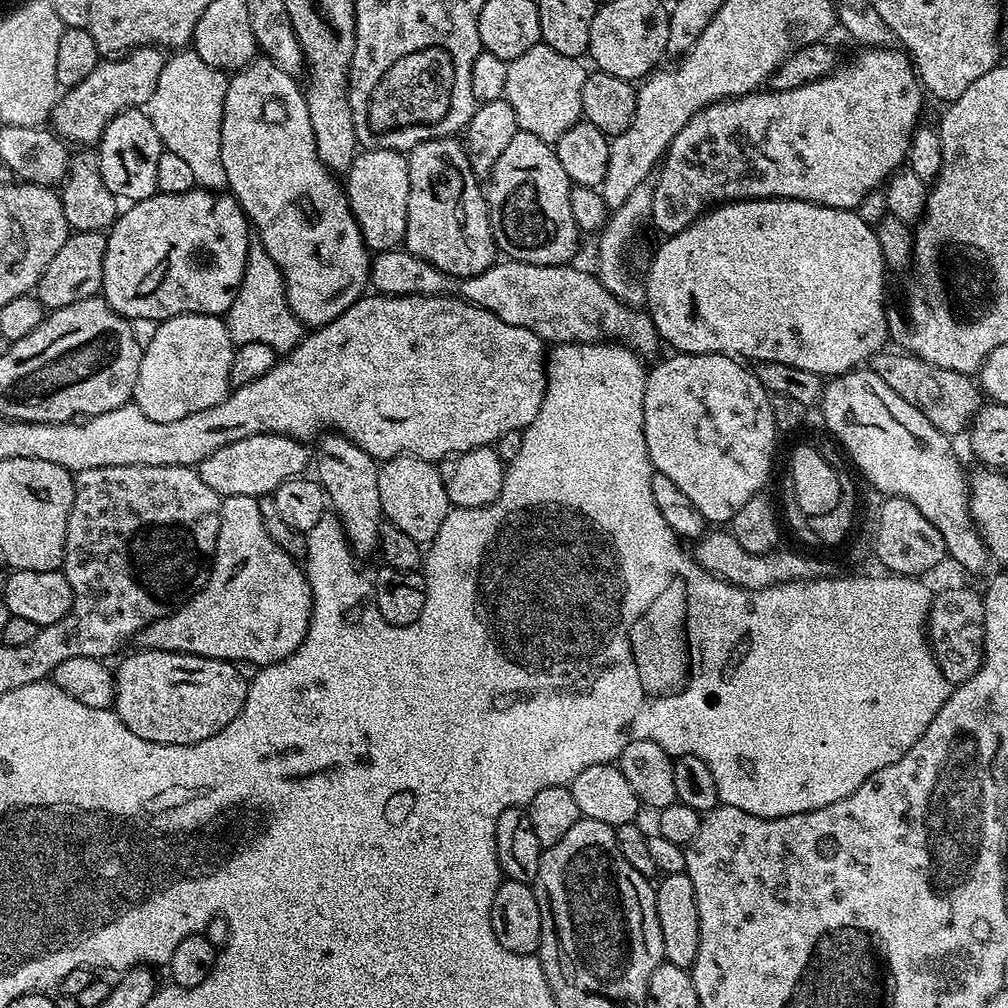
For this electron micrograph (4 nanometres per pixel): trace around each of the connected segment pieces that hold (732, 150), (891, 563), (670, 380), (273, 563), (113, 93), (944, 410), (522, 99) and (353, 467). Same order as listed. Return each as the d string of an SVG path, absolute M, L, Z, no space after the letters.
M864 48L856 56L856 61L853 64L841 63L828 76L823 76L820 80L810 82L806 86L796 89L786 89L784 91L773 91L772 96L760 96L764 94L756 94L747 101L748 112L744 112L745 101L740 98L733 98L731 100L719 100L716 104L710 104L707 108L696 112L694 118L690 118L690 122L686 122L686 126L682 126L682 130L678 130L678 134L668 144L668 150L664 153L662 163L658 168L658 175L655 177L652 184L652 207L650 209L650 220L656 223L656 228L660 232L664 232L665 237L674 235L676 232L686 230L686 226L690 226L694 221L702 215L705 210L711 209L713 206L719 206L729 203L733 200L801 200L802 202L810 202L811 204L821 204L822 206L830 206L831 208L847 208L849 210L856 210L862 200L866 198L872 191L879 189L891 177L892 173L897 171L908 159L908 148L911 146L912 135L921 123L920 119L920 103L926 100L925 93L922 91L922 85L916 75L915 67L907 55L903 51L893 50L892 48Z
M890 496L885 499L880 530L874 534L874 541L876 541L874 556L876 552L881 566L884 567L881 569L897 576L915 576L920 578L925 574L926 570L933 569L946 554L942 534L938 534L938 530L934 530L934 526L930 526L929 520L919 512L918 506L914 506L914 502L906 502L906 498L901 496Z
M721 352L668 355L672 356L647 369L644 433L650 462L655 471L666 474L666 478L670 478L670 482L698 506L705 521L712 523L713 520L716 526L727 525L750 498L765 491L764 483L772 472L772 455L776 452L778 439L772 396L762 382L758 382L755 371L739 359L724 356Z
M226 496L220 502L218 542L206 586L176 611L140 631L138 643L144 650L188 652L192 656L233 662L249 660L255 666L277 664L298 650L302 638L306 638L311 613L312 591L303 567L276 545L274 538L270 538L259 499L255 496Z
M156 46L133 48L119 58L101 59L88 77L82 78L78 86L67 89L57 99L50 117L55 134L72 146L99 145L100 135L119 112L125 112L127 108L143 109L150 102L165 59L165 53Z
M888 351L875 352L870 361L871 372L878 374L878 378L882 378L898 398L910 402L910 406L918 406L918 410L922 410L922 414L926 414L926 418L930 418L930 422L950 438L956 438L959 432L960 435L967 433L982 403L977 381L967 372L942 370L942 366L934 366L917 356Z
M538 43L522 58L508 61L506 70L506 90L504 99L514 106L514 118L518 118L521 132L538 134L538 138L554 142L570 130L570 126L581 123L582 86L589 74L587 67L580 65L581 61L575 56L558 54L550 46Z
M325 432L315 441L314 468L315 479L320 481L326 493L327 503L331 511L344 527L344 537L348 547L357 557L368 556L377 551L380 543L380 526L384 511L378 498L378 474L380 469L377 460L362 446L350 442L350 438L341 436L339 432Z

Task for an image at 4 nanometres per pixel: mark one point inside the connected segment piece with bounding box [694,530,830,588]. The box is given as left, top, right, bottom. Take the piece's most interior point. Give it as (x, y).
(718, 552)

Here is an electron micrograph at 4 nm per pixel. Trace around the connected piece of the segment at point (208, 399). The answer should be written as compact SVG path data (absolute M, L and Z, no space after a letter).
M191 312L159 321L153 328L156 329L152 337L146 340L140 353L140 369L136 379L134 402L142 414L146 414L146 418L154 418L154 422L178 422L178 418L186 418L186 414L198 414L223 402L233 387L230 366L236 353L225 321L218 316L199 316Z

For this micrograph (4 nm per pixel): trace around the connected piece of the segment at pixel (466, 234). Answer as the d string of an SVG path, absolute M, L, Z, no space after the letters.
M456 136L422 142L407 153L410 198L403 247L458 279L482 274L497 263L498 249L488 217L488 197L470 166L468 149Z

